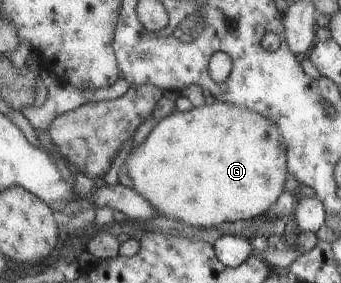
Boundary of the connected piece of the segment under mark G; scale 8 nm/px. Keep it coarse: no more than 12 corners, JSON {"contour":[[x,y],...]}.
{"contour":[[215,101],[156,120],[122,169],[157,216],[269,211],[285,144]]}

